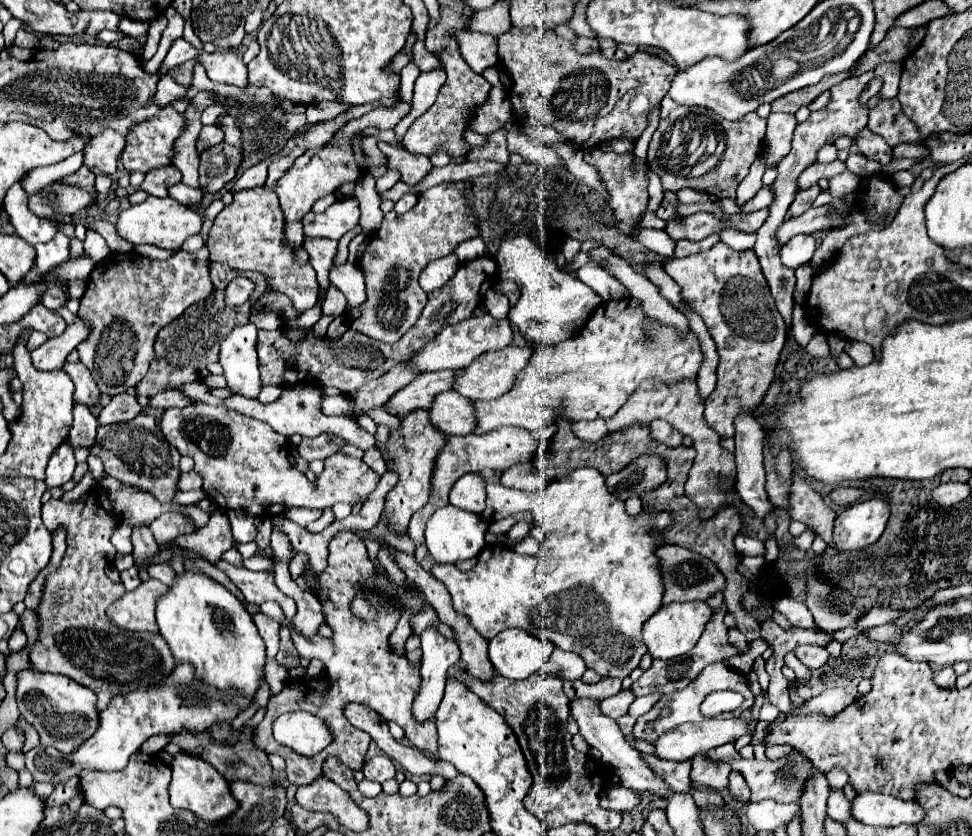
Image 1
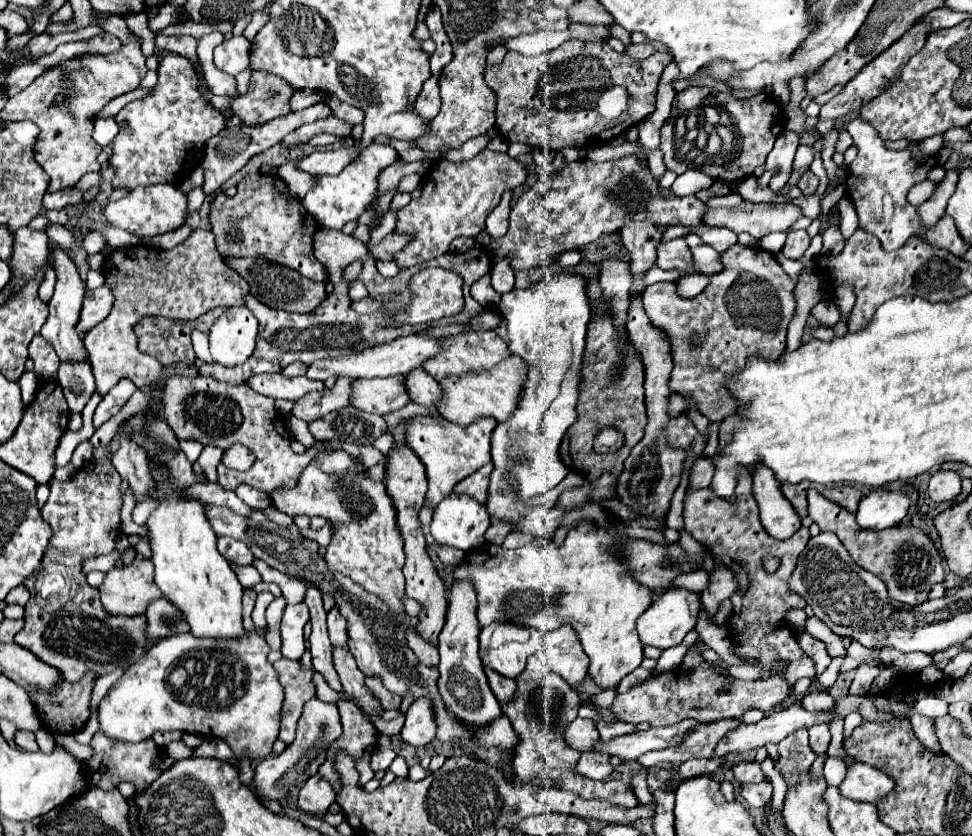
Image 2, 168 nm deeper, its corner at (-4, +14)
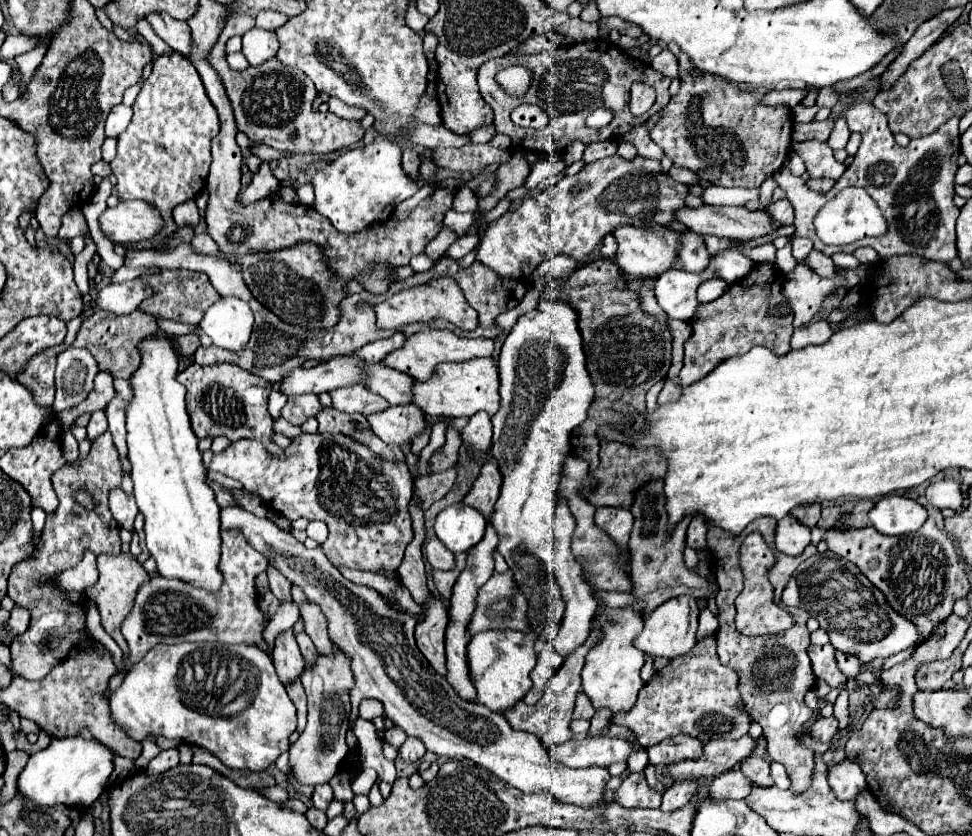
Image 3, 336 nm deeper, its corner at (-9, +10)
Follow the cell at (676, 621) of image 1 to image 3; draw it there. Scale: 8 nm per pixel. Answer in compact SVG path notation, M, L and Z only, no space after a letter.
M677 596L671 598L669 602L663 602L653 610L653 614L645 620L645 628L635 640L635 646L651 656L667 656L667 658L677 658L695 646L695 632L697 632L697 618L699 618L699 608L695 604L693 596Z

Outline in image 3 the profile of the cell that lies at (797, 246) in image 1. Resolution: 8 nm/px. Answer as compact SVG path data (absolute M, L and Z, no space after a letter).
M799 236L793 238L793 244L791 246L793 246L793 256L797 260L805 260L807 254L813 250L813 242L809 238L799 238Z

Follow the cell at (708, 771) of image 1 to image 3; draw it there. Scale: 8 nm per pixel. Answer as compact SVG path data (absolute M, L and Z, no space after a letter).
M677 778L673 784L663 792L661 810L673 812L683 808L699 790L699 778Z

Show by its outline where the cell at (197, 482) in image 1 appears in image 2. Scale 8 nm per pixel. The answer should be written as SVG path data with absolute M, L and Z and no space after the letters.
M206 446L206 448L202 450L202 454L200 454L200 458L198 458L198 464L202 466L208 482L216 482L216 480L218 480L216 466L218 466L222 454L224 454L224 450L220 450L218 446Z

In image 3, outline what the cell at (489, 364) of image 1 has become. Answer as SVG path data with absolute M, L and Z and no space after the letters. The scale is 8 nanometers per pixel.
M423 330L407 338L405 346L385 356L385 366L411 374L415 380L429 380L435 374L437 364L441 362L465 362L473 358L485 358L493 354L493 340L491 338L461 338L451 330Z

